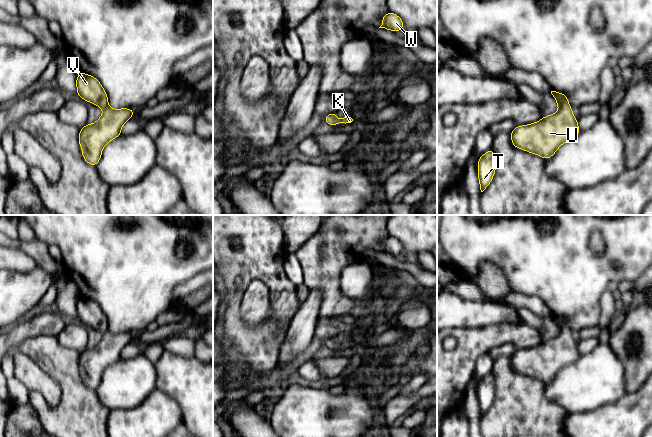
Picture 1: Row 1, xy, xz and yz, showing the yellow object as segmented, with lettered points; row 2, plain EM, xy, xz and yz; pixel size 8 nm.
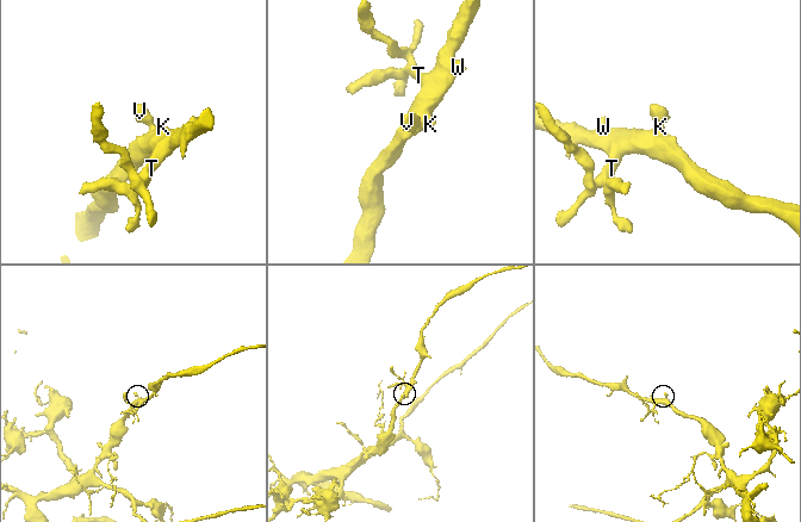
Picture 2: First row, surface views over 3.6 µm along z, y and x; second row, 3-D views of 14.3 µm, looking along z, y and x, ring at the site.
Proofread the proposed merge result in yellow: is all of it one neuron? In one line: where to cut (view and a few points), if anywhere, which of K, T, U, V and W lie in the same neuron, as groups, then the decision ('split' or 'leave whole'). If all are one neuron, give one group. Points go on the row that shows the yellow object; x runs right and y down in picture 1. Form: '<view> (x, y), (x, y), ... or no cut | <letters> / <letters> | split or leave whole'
no cut | K T U V W | leave whole

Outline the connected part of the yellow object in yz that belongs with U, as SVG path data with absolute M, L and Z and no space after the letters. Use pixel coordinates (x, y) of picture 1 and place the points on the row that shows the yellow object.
M551 91L551 94L559 107L555 114L544 116L536 123L516 126L511 131L514 147L543 159L551 158L563 143L576 138L580 133L567 96L556 91Z

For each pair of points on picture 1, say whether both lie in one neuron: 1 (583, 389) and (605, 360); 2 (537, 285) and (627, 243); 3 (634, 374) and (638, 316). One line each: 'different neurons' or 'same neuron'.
1: same neuron
2: same neuron
3: same neuron

